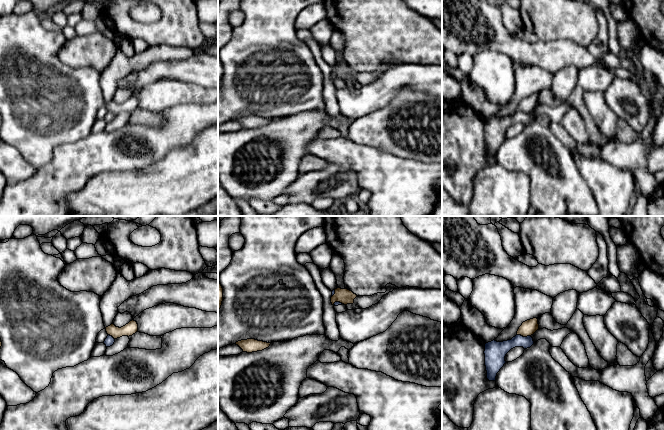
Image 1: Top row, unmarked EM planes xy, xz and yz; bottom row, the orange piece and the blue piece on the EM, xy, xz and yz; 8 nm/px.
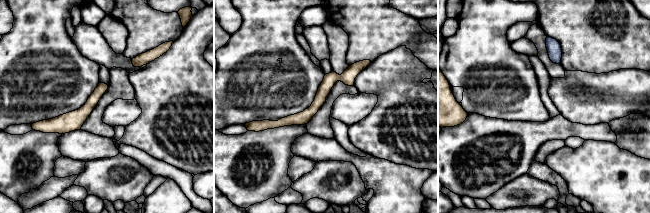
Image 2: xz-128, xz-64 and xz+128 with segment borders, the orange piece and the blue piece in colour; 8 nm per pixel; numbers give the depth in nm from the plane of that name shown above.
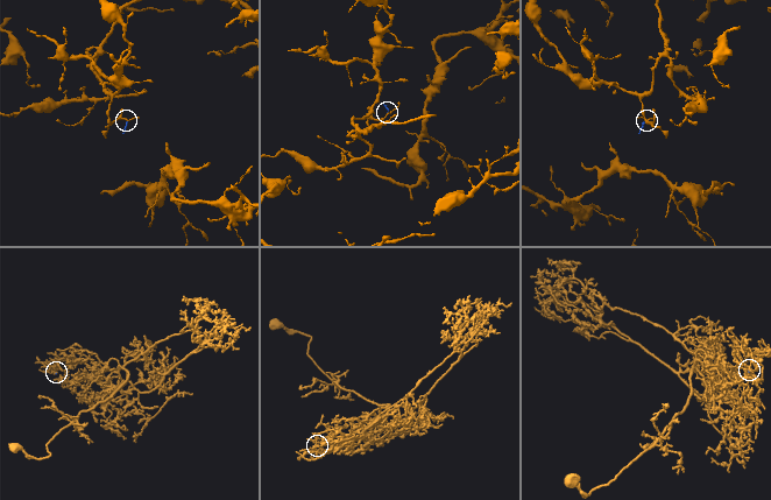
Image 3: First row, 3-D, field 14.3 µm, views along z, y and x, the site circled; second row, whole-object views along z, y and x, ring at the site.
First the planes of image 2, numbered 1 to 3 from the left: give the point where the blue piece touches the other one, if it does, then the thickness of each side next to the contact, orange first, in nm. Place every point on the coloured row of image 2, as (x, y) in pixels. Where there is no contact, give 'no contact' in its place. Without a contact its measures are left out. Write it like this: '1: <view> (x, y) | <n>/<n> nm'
1: no contact
2: no contact
3: no contact

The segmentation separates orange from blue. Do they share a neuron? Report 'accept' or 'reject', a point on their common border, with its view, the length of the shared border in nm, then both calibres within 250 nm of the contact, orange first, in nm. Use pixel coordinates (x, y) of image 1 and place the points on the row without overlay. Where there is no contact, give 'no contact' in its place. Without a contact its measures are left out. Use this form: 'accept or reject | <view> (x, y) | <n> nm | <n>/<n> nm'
reject | yz (524, 112) | 110 nm | 120/150 nm

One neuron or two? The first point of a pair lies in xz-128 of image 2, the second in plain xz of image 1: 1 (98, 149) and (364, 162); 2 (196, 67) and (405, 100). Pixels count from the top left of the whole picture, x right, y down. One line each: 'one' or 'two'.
1: one
2: one

